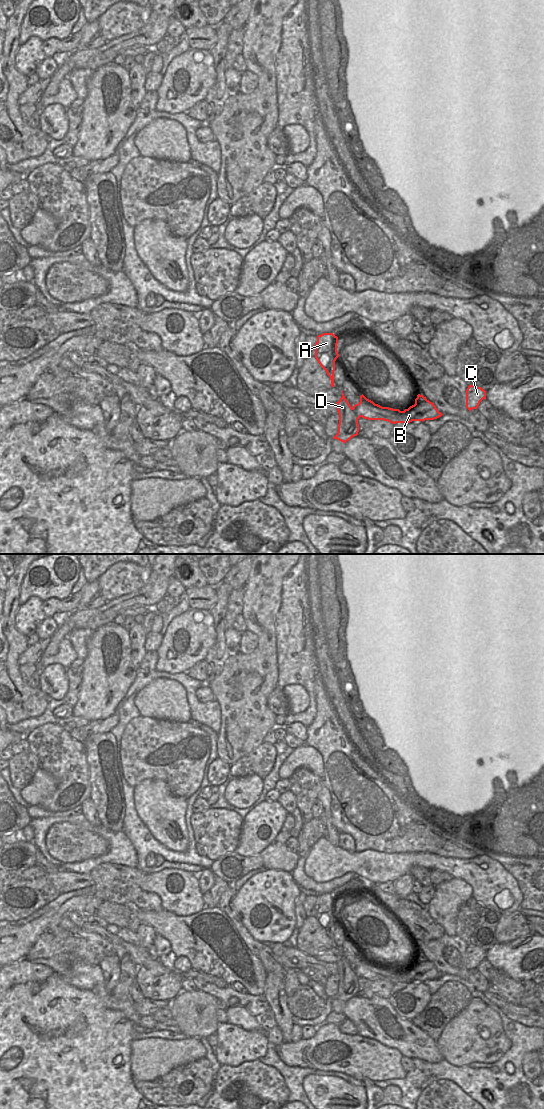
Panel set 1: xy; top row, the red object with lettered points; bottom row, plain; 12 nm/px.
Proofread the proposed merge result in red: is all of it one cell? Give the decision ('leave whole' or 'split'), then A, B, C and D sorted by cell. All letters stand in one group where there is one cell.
split | A D / B C

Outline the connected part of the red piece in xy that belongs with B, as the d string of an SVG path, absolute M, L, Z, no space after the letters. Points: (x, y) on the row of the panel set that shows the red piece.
M363 394L360 402L353 406L354 412L360 418L368 420L384 420L392 424L410 423L412 421L434 420L443 414L438 411L434 403L430 402L423 395L418 394L415 404L404 411L389 407L382 407L367 399Z

